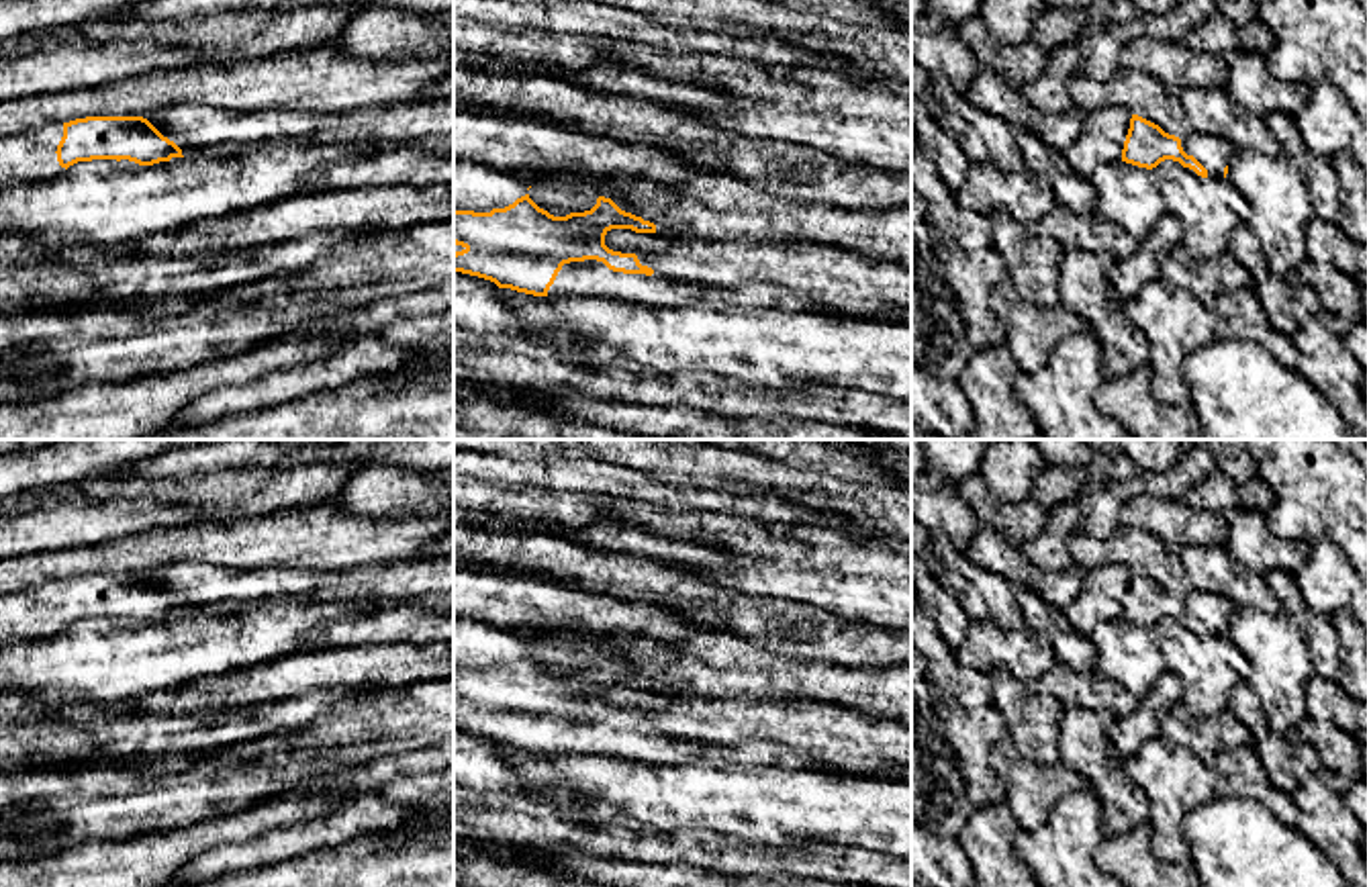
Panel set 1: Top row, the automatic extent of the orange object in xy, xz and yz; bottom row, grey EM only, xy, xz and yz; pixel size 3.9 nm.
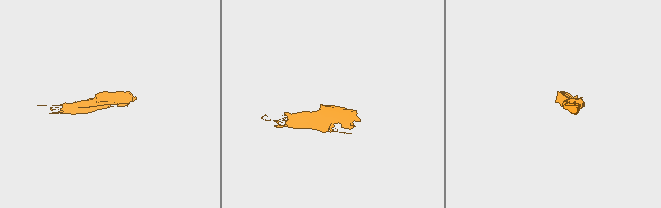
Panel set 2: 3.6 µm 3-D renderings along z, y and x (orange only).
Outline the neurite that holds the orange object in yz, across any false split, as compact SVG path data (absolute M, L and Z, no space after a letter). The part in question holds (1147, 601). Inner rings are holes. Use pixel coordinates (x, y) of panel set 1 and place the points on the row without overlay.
M1132 572L1122 619L1152 627L1165 617L1179 619L1201 636L1226 636L1236 605L1222 595L1187 591L1181 597Z

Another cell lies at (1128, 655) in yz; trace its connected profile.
M1126 619L1099 623L1089 636L1097 672L1142 699L1167 670L1152 629Z

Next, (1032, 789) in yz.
M1011 736L991 752L991 766L1005 785L1005 801L1020 826L1032 832L1050 815L1056 801L1087 787L1087 781L1056 764L1038 764L1026 758Z

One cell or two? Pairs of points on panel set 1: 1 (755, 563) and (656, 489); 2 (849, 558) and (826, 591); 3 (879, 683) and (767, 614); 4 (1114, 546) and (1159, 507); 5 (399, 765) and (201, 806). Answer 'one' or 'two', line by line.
1: two
2: one
3: two
4: two
5: two

